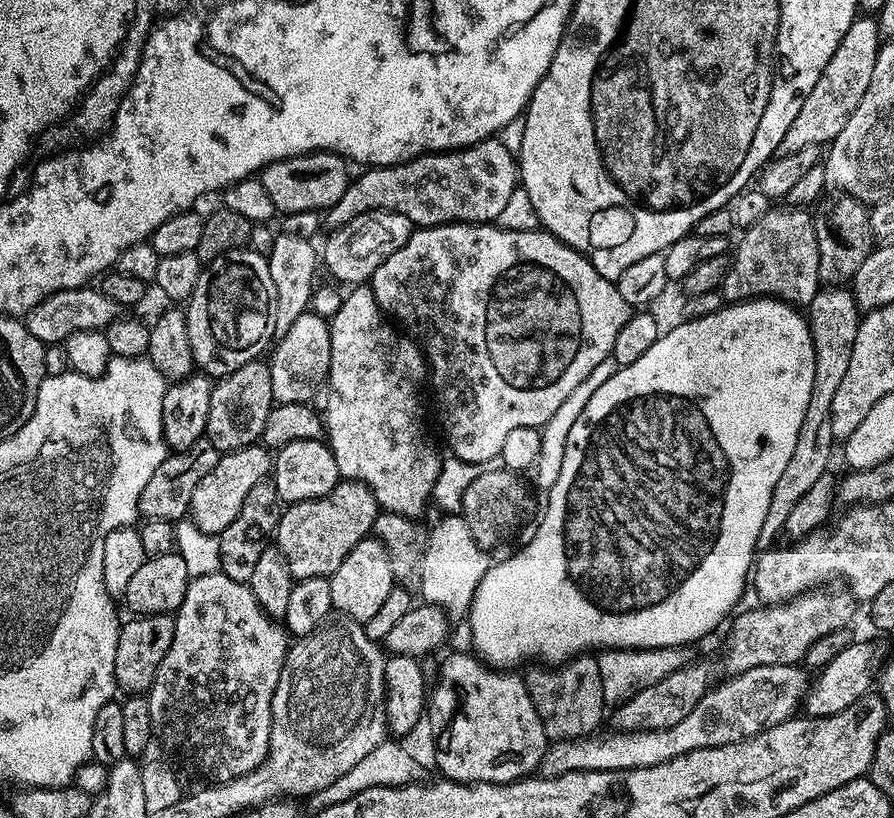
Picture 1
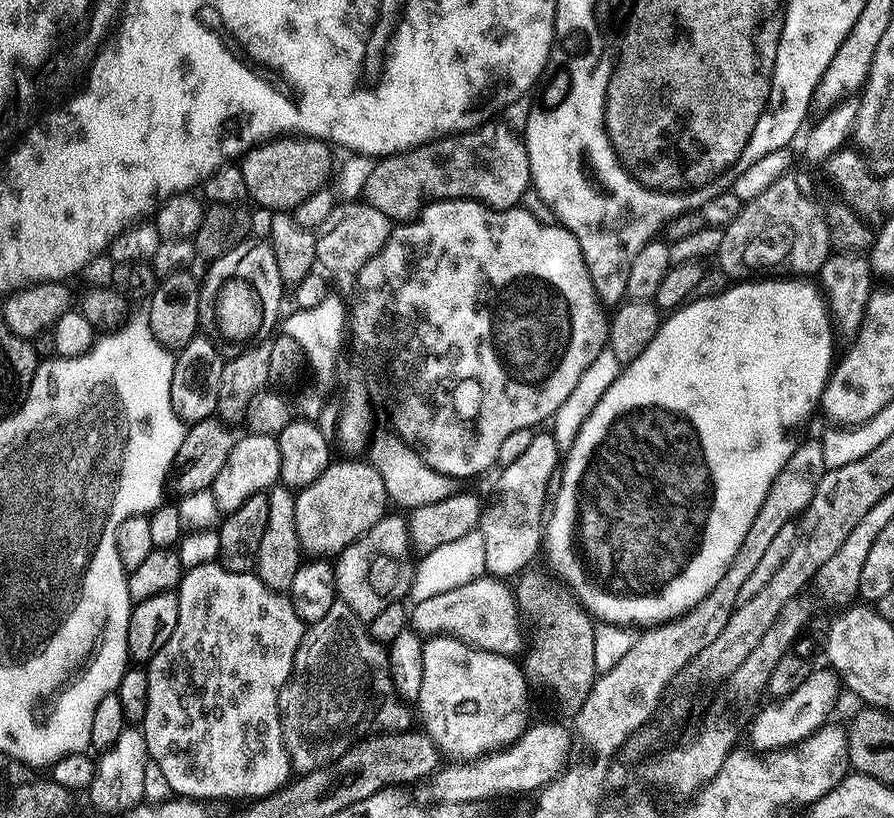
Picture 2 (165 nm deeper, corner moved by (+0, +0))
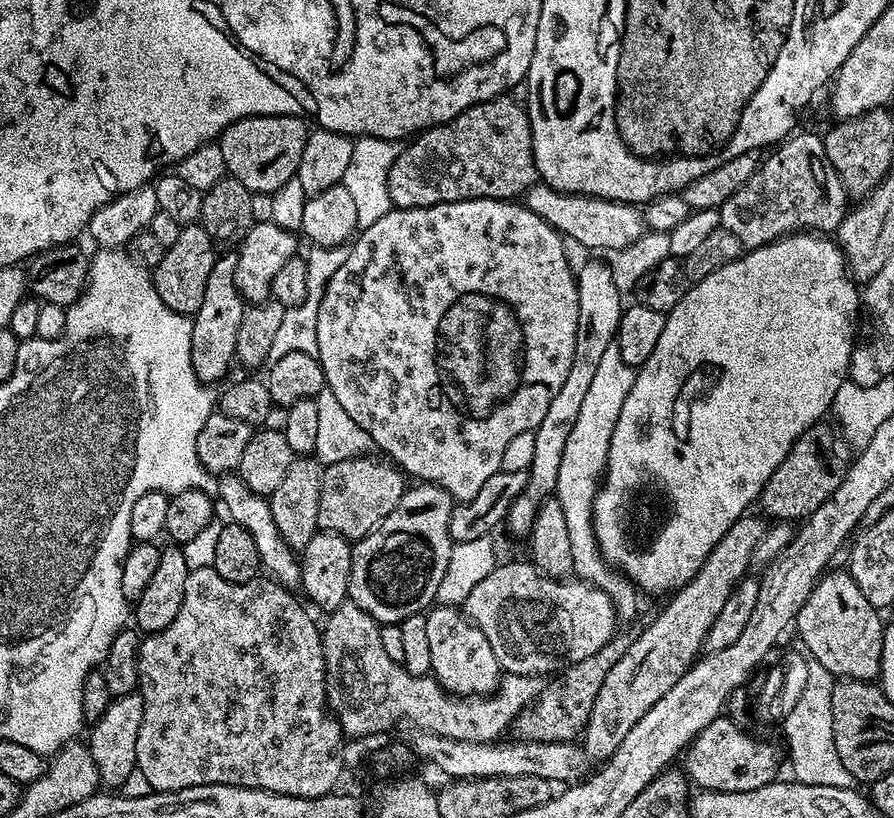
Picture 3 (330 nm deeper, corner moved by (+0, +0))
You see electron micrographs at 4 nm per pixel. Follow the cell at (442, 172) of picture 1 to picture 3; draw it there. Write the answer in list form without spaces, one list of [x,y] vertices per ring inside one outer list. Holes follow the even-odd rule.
[[[508,94],[496,96],[493,100],[481,100],[450,122],[425,128],[411,143],[401,147],[388,175],[390,198],[396,208],[429,208],[435,204],[449,204],[459,200],[511,201],[523,197],[528,188],[537,183],[538,173],[528,113],[521,101],[512,99]]]

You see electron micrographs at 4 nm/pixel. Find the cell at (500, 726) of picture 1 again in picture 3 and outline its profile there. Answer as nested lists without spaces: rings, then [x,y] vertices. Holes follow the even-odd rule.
[[[450,604],[433,607],[426,615],[426,635],[430,645],[431,675],[436,677],[445,692],[458,696],[482,696],[500,687],[502,669],[498,658],[494,658],[494,650],[490,650],[490,642],[486,642],[486,634],[482,634],[482,630],[478,630],[459,607]]]

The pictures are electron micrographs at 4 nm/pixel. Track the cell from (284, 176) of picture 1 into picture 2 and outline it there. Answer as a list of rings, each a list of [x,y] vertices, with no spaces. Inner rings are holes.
[[[284,134],[279,138],[263,141],[255,148],[248,149],[239,161],[242,178],[246,182],[246,190],[248,191],[247,199],[253,200],[253,205],[270,208],[273,212],[287,212],[296,209],[299,204],[306,202],[306,198],[310,198],[310,194],[325,187],[333,175],[334,164],[332,168],[331,151],[333,152],[333,149],[325,141],[313,140],[310,136],[299,134]]]

